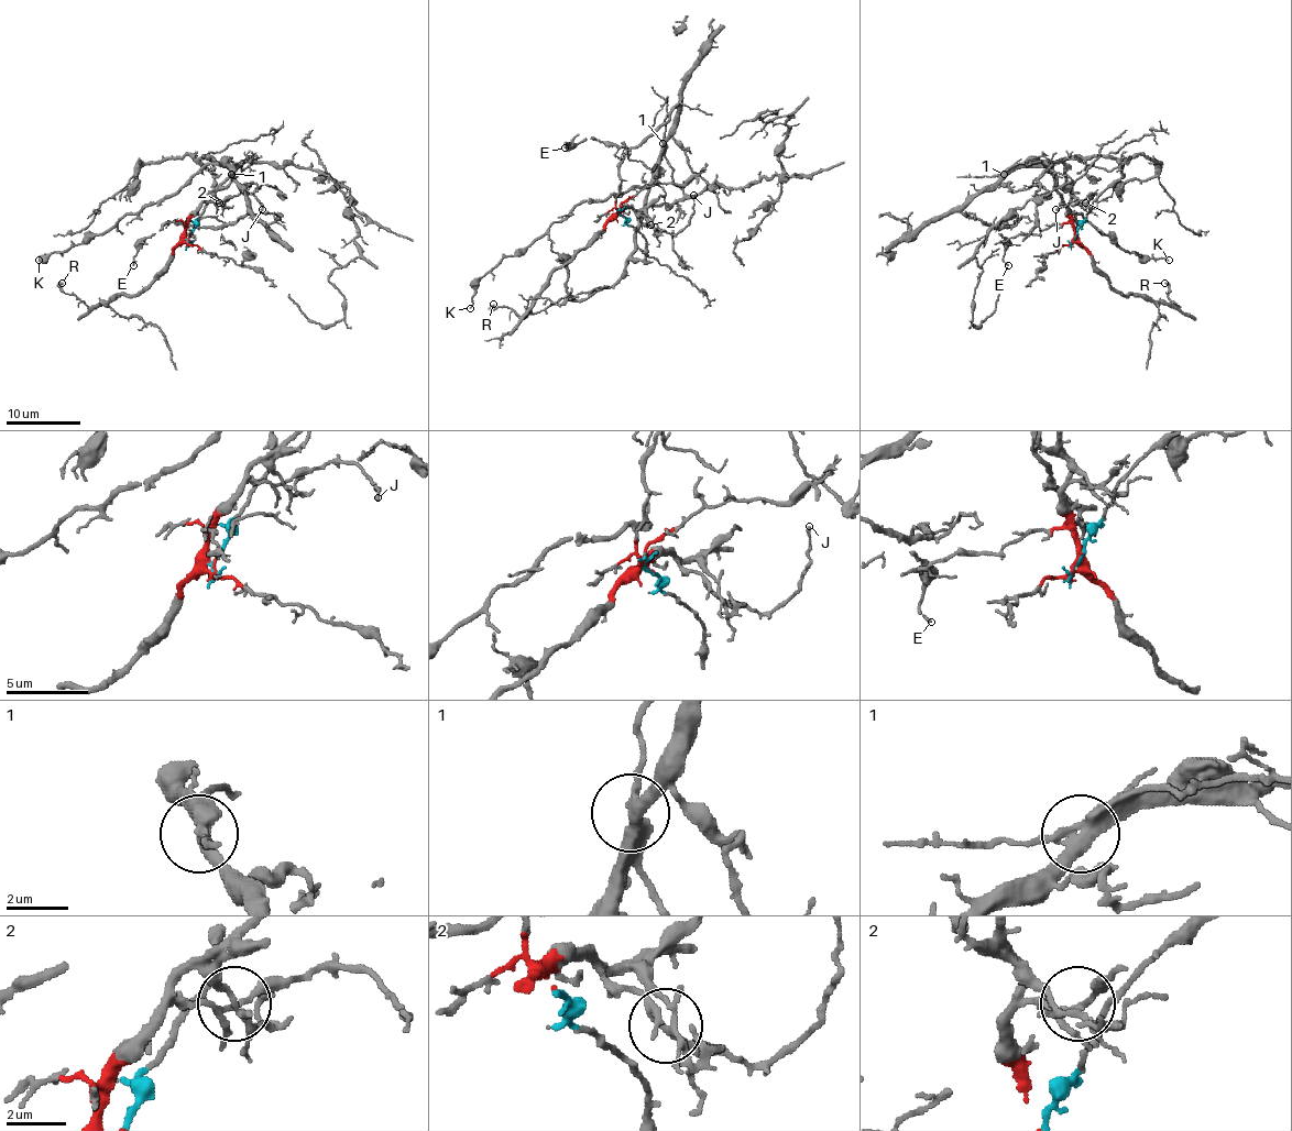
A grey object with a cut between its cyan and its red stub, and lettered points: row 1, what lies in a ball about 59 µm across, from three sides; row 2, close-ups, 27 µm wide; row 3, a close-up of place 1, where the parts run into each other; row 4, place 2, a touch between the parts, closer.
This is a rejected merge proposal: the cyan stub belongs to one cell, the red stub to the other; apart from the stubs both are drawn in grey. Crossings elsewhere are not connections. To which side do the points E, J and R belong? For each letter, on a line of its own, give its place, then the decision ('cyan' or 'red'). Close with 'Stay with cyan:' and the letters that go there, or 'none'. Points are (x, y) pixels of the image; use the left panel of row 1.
E: place (133, 265); cyan
J: place (262, 209); red
R: place (62, 283); red
Stay with cyan: E

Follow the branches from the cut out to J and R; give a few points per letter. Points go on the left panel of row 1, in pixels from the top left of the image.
J: (187, 239), (185, 222), (204, 202), (219, 202), (240, 193), (251, 193), (262, 209)
R: (187, 239), (174, 249), (171, 262), (135, 295), (117, 295), (87, 306), (61, 287), (63, 282)

